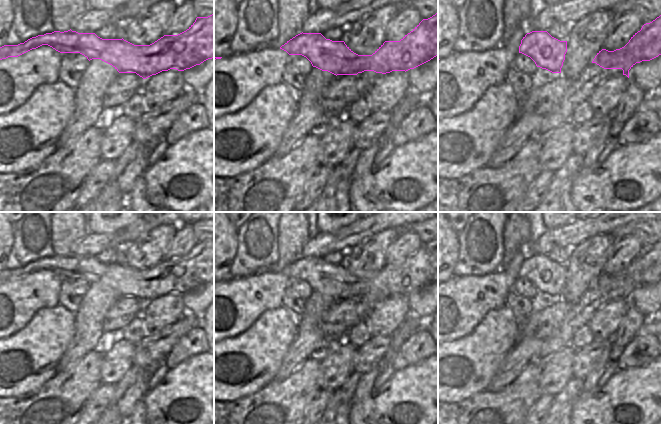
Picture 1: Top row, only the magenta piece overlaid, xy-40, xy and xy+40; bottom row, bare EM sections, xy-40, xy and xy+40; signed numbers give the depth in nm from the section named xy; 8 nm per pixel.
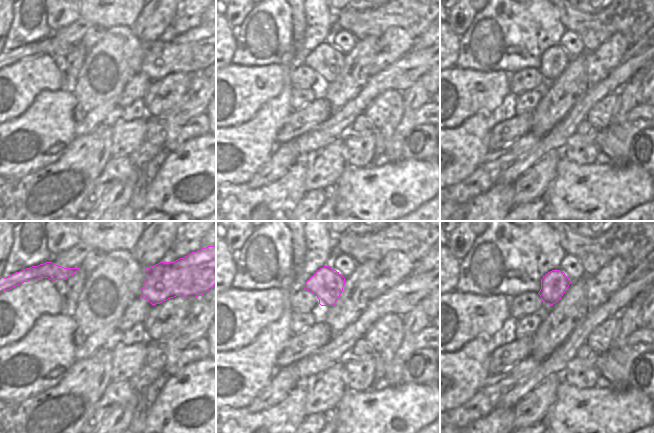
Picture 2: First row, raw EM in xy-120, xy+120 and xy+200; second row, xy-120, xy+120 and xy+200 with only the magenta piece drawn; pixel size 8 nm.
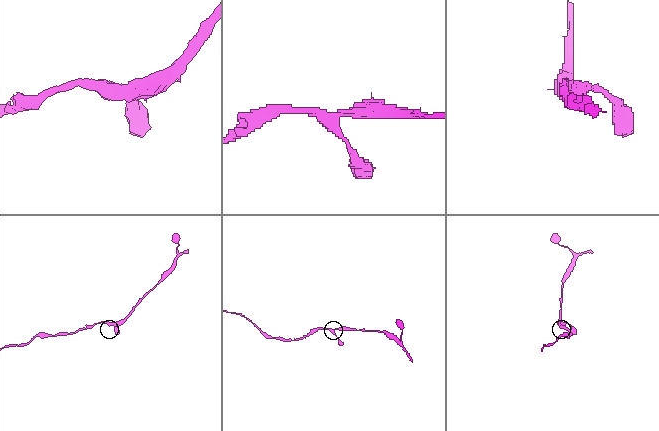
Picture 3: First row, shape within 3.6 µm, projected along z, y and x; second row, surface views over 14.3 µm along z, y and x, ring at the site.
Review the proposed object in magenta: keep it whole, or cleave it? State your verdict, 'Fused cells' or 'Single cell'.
Single cell.

